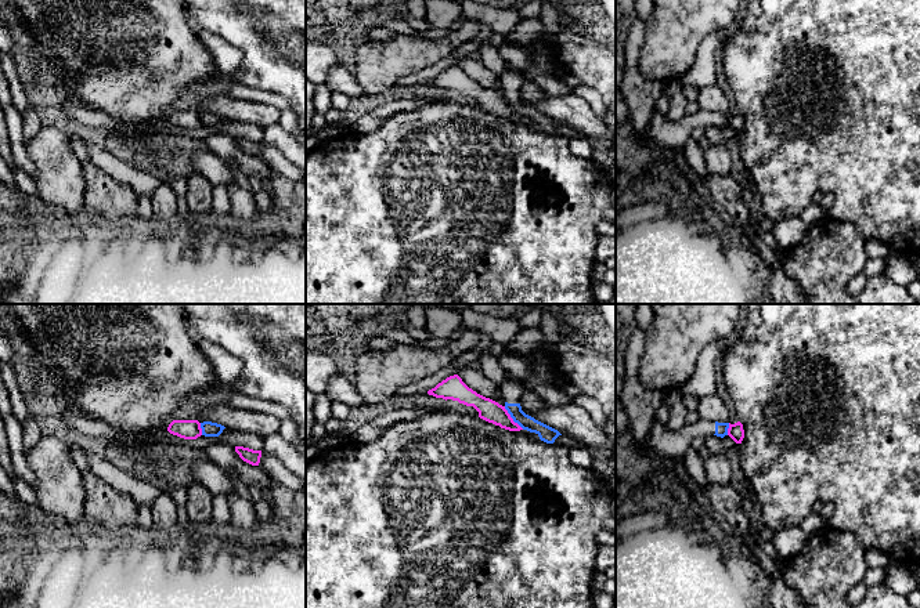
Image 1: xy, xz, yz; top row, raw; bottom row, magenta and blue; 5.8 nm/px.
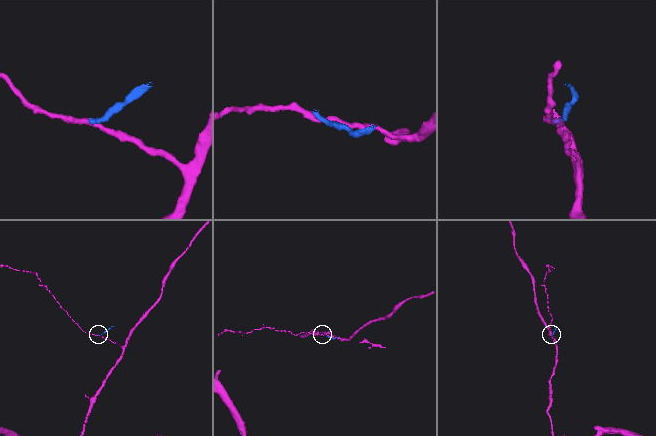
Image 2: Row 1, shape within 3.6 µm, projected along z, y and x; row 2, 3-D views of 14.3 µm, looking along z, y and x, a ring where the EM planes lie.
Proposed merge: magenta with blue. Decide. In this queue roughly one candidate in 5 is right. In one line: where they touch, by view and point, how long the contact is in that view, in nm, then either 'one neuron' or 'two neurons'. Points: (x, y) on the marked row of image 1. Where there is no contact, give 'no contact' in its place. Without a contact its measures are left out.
xz (512, 419) | 180 nm | two neurons

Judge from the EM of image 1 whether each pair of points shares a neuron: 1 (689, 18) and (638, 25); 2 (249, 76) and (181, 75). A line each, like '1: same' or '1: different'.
1: different
2: different

